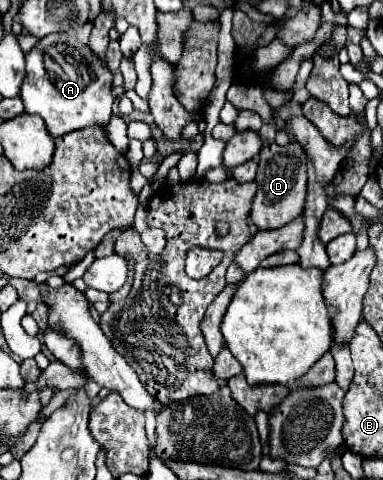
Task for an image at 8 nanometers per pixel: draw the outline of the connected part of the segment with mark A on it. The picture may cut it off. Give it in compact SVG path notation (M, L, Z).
M54 33L26 53L26 77L20 89L24 111L30 115L40 115L44 119L50 137L60 137L86 127L106 127L112 113L112 81L114 75L110 67L90 51L88 45L68 37L64 33Z

